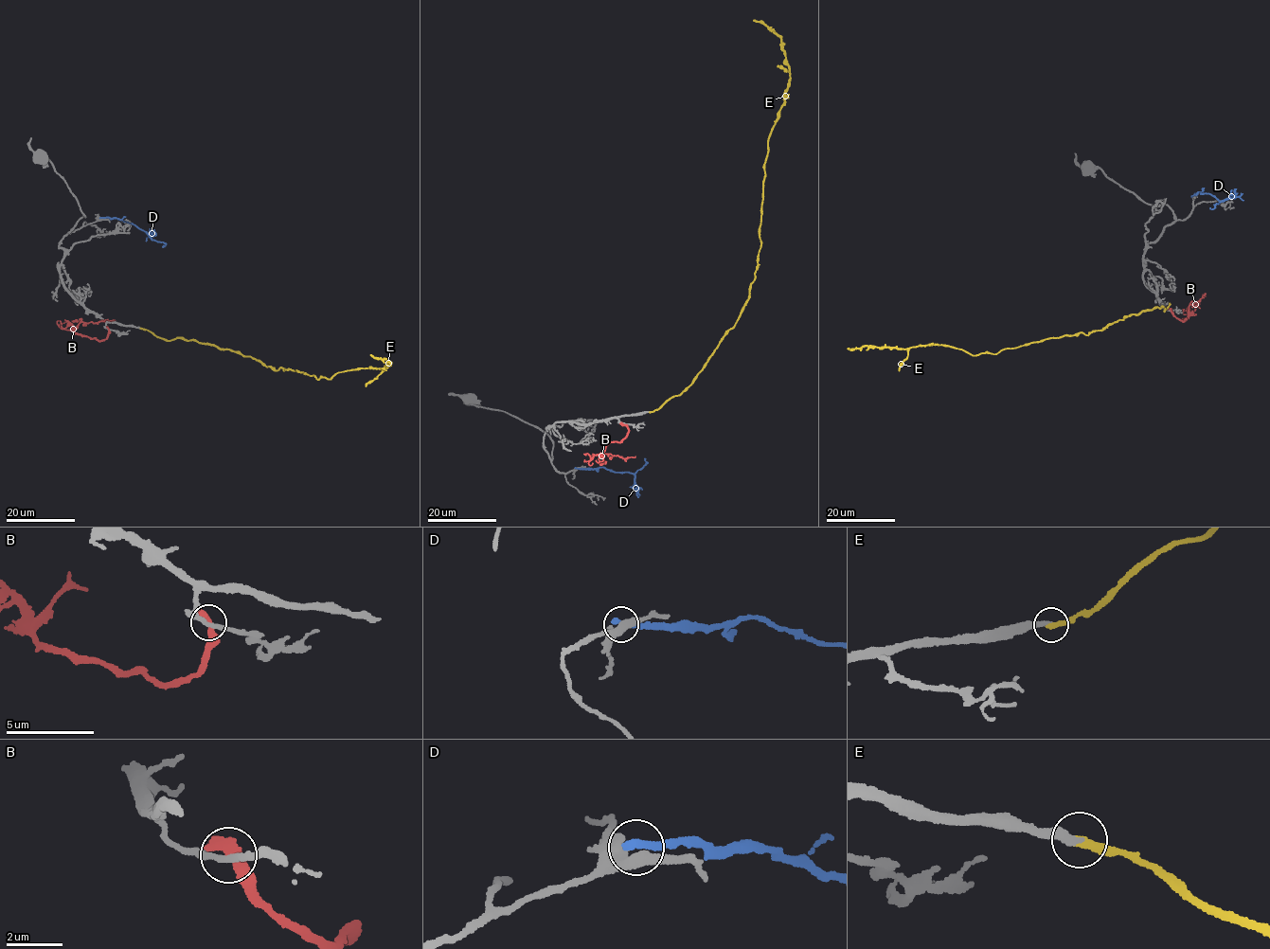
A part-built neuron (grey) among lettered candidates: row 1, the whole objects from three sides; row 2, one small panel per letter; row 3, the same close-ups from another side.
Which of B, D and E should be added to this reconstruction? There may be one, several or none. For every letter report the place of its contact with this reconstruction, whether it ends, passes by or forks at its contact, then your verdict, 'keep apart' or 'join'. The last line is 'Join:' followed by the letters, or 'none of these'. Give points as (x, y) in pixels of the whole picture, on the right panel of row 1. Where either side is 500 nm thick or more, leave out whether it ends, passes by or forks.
B: meets grey at (1171, 310); keep apart
D: meets grey at (1192, 196); it ends there; keep apart
E: meets grey at (1169, 303); it ends there; keep apart
Join: none of these

